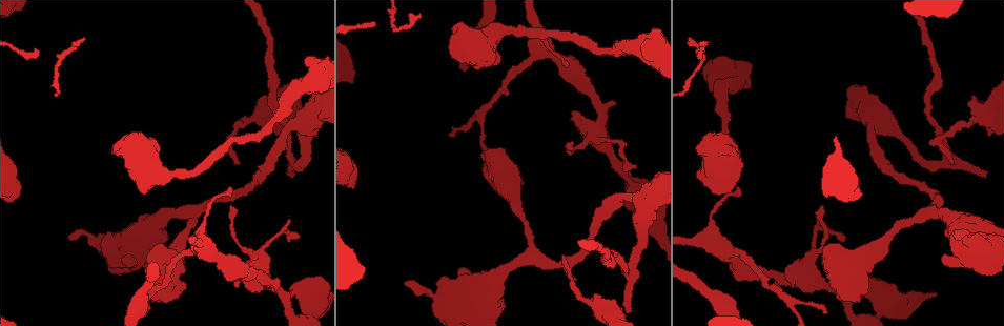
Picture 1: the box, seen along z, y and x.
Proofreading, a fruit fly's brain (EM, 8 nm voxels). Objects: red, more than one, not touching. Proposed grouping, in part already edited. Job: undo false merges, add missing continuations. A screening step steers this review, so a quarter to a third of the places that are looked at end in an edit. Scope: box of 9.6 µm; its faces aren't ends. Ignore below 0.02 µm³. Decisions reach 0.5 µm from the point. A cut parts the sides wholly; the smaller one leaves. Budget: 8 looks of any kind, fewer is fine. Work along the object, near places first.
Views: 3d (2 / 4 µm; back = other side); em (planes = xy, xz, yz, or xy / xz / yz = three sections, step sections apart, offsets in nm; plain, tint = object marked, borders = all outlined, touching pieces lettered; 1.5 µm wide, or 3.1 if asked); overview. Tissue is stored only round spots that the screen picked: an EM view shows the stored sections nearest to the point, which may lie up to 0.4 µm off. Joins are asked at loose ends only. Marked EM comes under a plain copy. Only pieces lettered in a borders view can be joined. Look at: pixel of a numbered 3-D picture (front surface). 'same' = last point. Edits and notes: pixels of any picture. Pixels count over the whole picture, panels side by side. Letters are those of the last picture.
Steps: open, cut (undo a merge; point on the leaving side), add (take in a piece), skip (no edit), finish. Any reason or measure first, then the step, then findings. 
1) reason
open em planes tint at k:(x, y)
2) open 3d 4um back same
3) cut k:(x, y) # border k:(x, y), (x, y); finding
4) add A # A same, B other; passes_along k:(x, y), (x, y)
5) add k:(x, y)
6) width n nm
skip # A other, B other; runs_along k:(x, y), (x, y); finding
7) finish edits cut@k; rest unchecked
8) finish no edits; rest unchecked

sudden change in width
open em xz step 8 tint at 1:(630, 184)

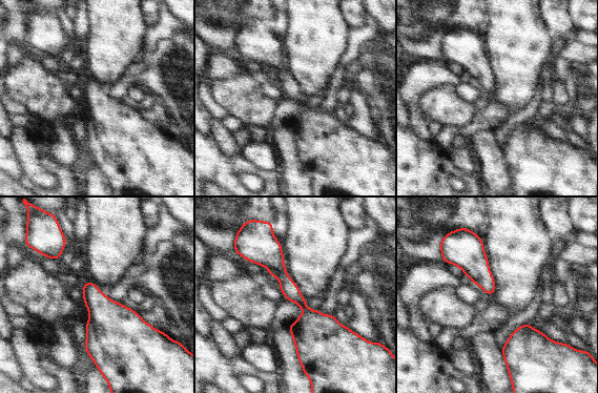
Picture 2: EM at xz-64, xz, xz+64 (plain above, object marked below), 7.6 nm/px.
another direction
open em planes borders same

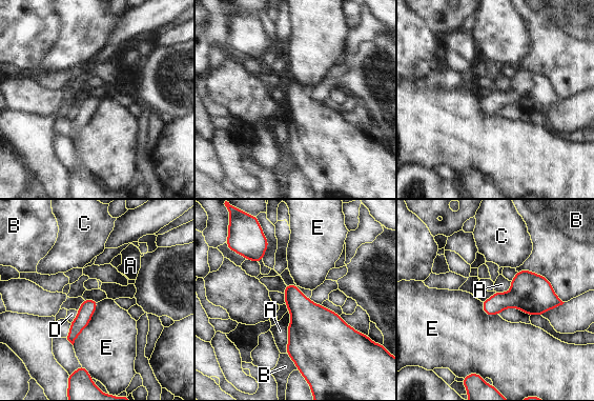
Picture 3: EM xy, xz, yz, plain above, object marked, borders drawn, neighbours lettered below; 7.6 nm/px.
longest_contact B 440 nm
skip # A other, B other, C other, D other, E other; border 3:(289, 311), (286, 353); continuous, no second neuron

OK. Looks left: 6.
open em yz step 8 tint at 1:(578, 298)

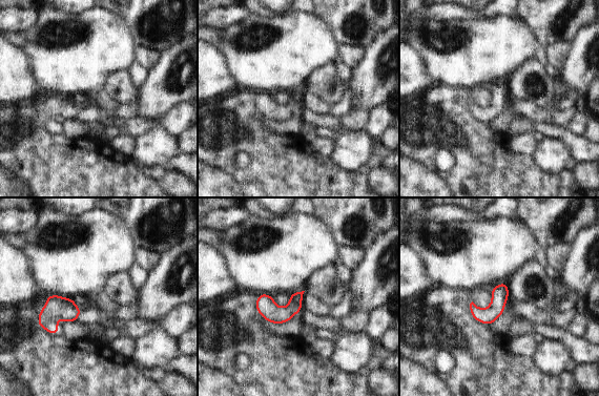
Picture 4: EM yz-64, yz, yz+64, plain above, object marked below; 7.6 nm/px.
cut it another way
open em planes borders same

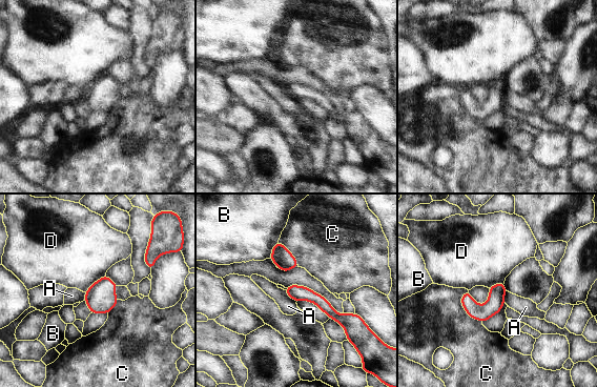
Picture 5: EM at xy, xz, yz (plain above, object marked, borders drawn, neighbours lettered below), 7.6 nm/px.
longest_contact C 280 nm
skip # A other, B other, C other, D other; border 5:(284, 290), (296, 301); all the same neuron

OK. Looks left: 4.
open em planes borders at 1:(987, 172)

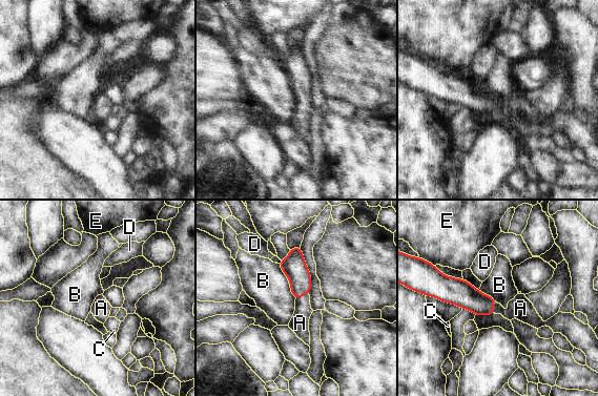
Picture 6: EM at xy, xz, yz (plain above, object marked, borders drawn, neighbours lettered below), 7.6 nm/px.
add A # A same, B other, C other, D other, E other; passes_along 6:(294, 267), (301, 296), (300, 322); it goes on there

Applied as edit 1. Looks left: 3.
finish edits add@6; rest unchecked

